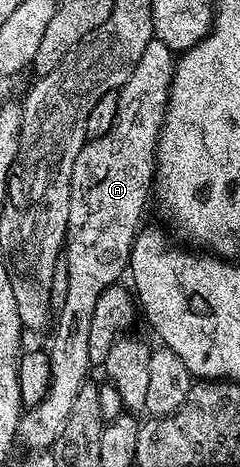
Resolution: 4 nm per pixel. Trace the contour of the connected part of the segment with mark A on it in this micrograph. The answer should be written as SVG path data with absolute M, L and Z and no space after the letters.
M153 40L148 43L148 47L144 47L144 55L140 55L140 63L136 63L136 71L132 71L132 75L128 79L128 83L124 83L121 89L117 90L118 106L116 107L116 123L112 123L112 129L108 131L108 135L100 135L93 139L87 140L86 145L80 151L80 155L76 155L76 163L72 167L72 183L70 184L70 202L68 203L68 227L66 228L66 243L64 246L64 256L68 263L68 296L65 300L63 310L56 313L56 320L53 322L54 342L50 345L50 361L48 360L48 384L46 394L42 396L39 405L27 408L23 412L22 417L18 420L17 440L26 444L30 451L46 451L56 443L56 439L60 435L60 431L64 431L64 423L68 423L68 415L72 411L72 399L76 399L76 395L80 391L80 387L87 384L86 377L92 369L92 362L88 359L88 334L92 328L92 311L96 311L96 299L100 299L102 292L110 285L119 284L123 280L124 274L127 272L130 263L130 252L134 246L134 239L140 232L140 224L138 220L142 217L142 212L146 209L146 200L151 200L152 184L156 179L156 154L158 151L158 136L161 135L166 123L166 104L172 96L172 86L174 84L174 67L176 64L176 54L160 40Z

